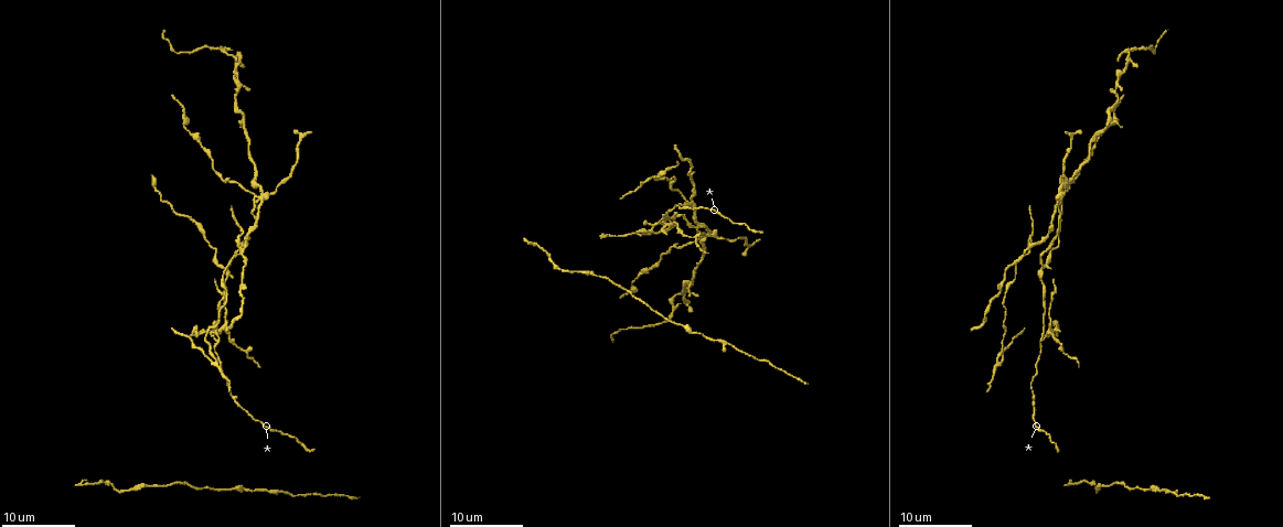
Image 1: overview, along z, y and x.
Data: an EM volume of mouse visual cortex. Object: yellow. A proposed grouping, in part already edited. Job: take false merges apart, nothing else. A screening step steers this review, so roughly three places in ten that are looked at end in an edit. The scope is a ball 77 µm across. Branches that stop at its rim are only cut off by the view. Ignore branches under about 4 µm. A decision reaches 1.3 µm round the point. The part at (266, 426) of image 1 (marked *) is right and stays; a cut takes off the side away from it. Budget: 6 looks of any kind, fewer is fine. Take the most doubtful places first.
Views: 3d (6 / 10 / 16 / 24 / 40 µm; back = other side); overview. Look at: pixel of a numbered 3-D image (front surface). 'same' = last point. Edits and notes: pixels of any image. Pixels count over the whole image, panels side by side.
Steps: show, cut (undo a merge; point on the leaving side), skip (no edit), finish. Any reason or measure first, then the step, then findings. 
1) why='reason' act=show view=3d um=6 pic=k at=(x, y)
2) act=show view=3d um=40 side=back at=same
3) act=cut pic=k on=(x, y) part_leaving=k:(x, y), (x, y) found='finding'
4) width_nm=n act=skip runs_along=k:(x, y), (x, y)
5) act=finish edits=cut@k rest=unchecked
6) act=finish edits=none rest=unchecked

why='four-way junction' act=show view=3d um=24 pic=1 at=(664, 220)

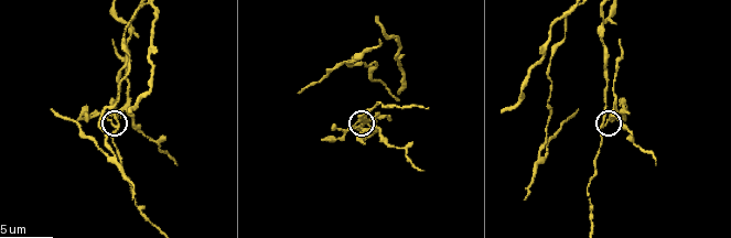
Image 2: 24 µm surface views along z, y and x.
act=show view=3d um=10 pic=2 at=(356, 122)

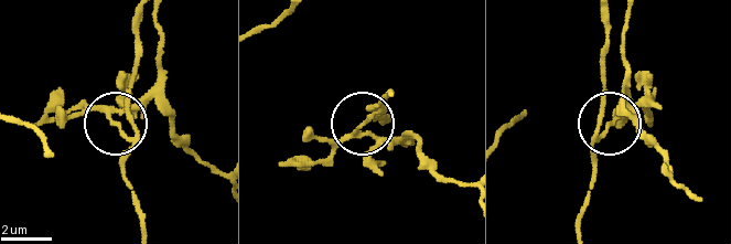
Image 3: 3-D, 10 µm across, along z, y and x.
act=cut pic=3 on=(107, 118) part_leaving=3:(379, 110), (375, 134), (412, 137), (463, 182) found='a second neuron is stuck on'

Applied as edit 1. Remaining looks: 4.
act=show view=overview

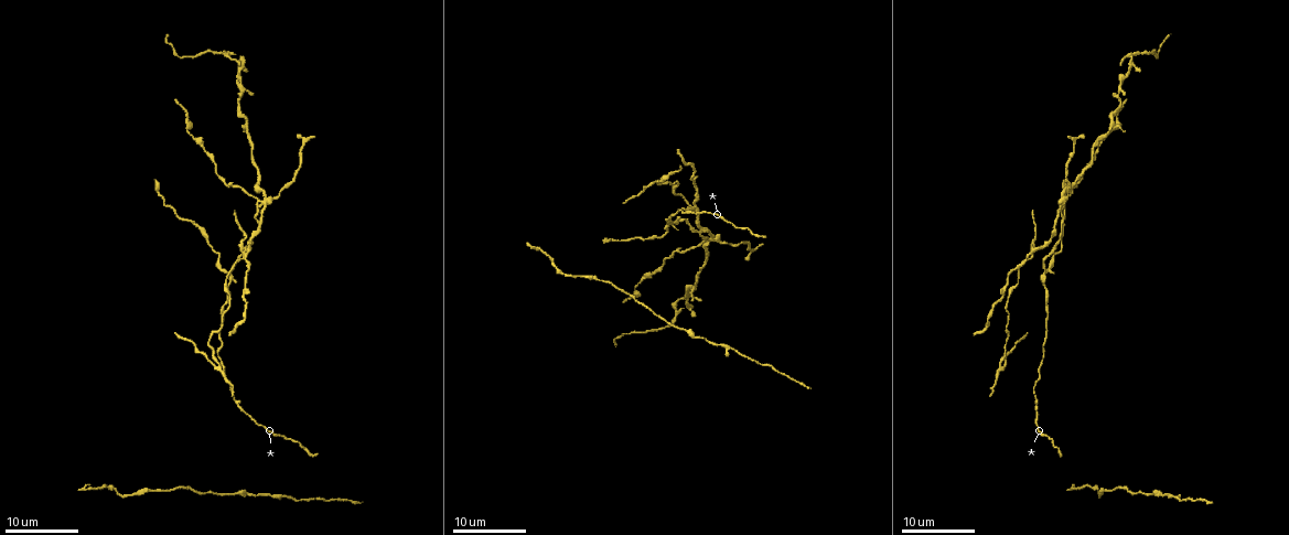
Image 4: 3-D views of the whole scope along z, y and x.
why='four arms meet' act=show view=3d um=24 pic=4 at=(1044, 271)

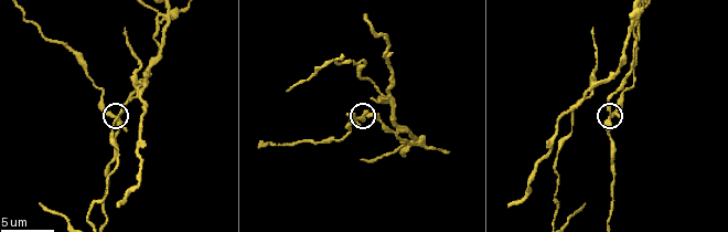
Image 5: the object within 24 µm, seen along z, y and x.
act=show view=3d um=10 pic=5 at=(610, 117)

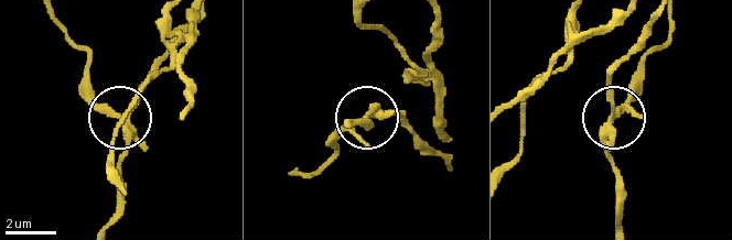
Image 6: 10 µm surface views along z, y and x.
side_arm_um=19 arms=4 act=cut pic=6 on=(354, 135) found='two neurons meet here'

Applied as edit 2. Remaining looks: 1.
act=finish edits=cut@3,cut@6 rest=unchecked

